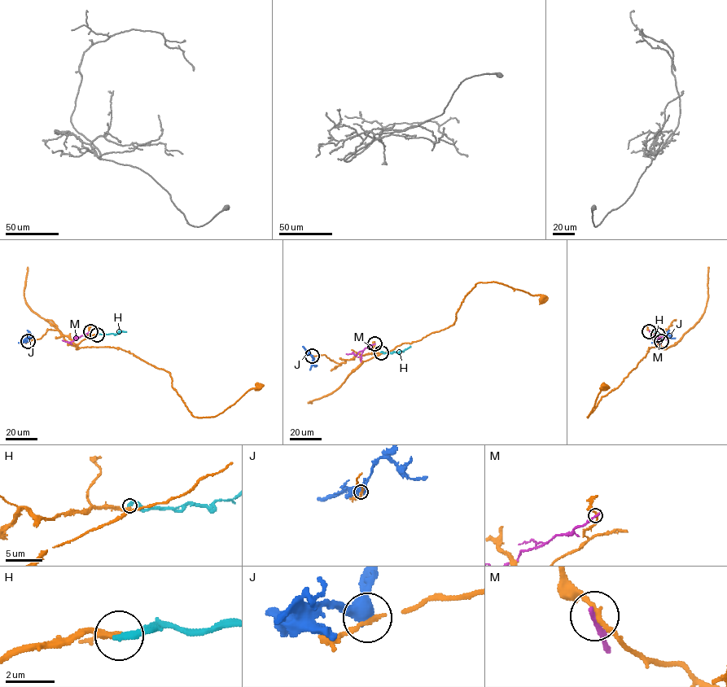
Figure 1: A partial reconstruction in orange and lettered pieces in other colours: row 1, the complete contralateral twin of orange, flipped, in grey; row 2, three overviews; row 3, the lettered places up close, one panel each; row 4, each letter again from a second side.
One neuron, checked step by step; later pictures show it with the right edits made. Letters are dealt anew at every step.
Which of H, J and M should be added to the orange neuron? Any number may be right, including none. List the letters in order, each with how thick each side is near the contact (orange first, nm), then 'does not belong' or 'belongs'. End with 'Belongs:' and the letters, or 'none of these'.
H: calibres 240 and 320 nm; belongs
J: calibres 150 and 500 nm; does not belong
M: calibres 180 and 240 nm; does not belong
Belongs: H

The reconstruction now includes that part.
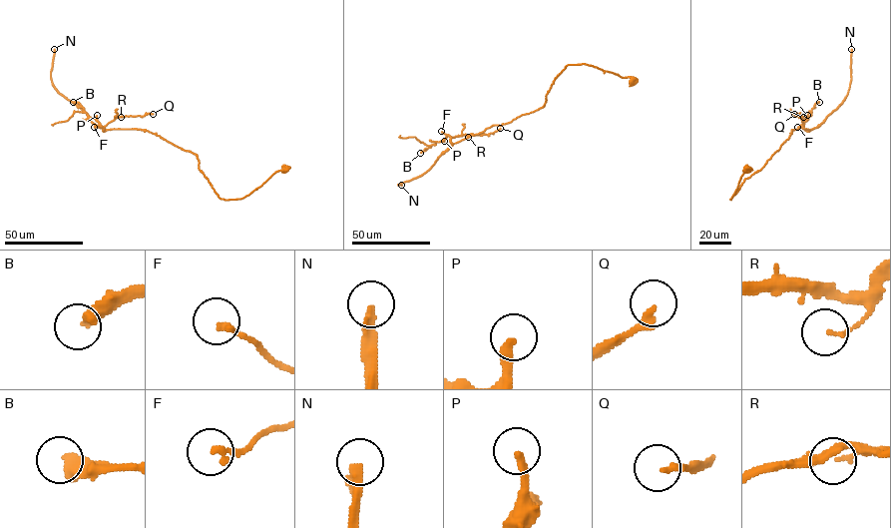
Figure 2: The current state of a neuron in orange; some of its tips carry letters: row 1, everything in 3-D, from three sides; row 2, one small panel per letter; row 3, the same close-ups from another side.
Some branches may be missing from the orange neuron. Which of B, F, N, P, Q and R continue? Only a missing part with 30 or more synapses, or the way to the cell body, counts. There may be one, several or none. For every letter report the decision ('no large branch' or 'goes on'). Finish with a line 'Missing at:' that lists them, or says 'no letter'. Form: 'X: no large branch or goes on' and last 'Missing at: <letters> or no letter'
B: goes on
F: no large branch
N: goes on
P: goes on
Q: no large branch
R: no large branch
Missing at: B, N, P

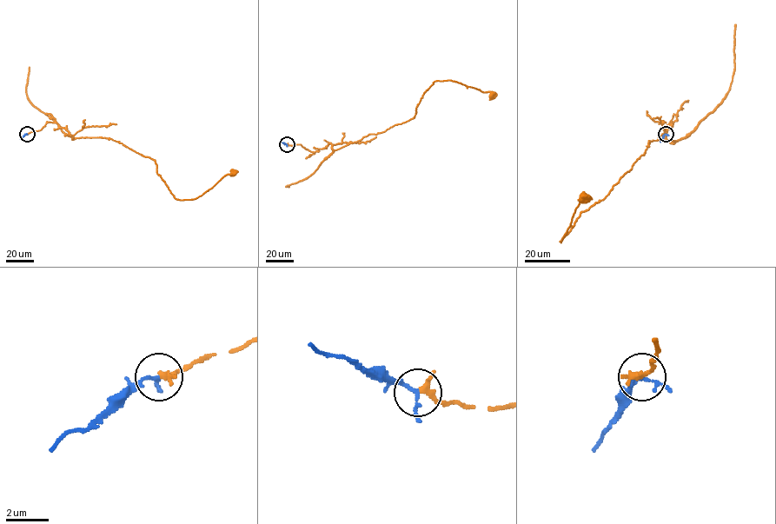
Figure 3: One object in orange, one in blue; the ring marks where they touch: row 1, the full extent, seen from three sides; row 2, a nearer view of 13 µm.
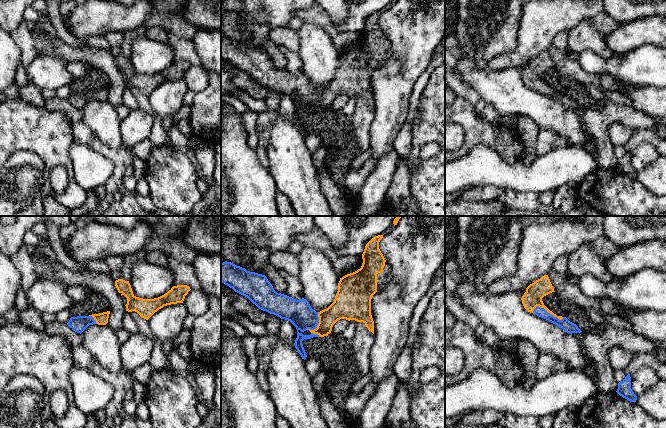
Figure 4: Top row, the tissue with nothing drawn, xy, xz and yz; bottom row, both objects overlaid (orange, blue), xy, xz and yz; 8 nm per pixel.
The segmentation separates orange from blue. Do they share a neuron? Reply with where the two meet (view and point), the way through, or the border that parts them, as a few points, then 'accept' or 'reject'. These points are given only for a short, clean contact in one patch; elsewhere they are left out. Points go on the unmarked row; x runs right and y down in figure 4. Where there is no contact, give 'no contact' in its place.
contact yz (548, 88); way yz (532, 74), (548, 88), (569, 103); accept

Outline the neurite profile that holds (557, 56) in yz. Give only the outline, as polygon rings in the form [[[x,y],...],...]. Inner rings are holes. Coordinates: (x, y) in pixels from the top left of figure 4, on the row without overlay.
[[[551,45],[547,51],[554,64],[554,67],[559,66],[565,59],[568,58],[565,51],[557,49],[554,45]]]

